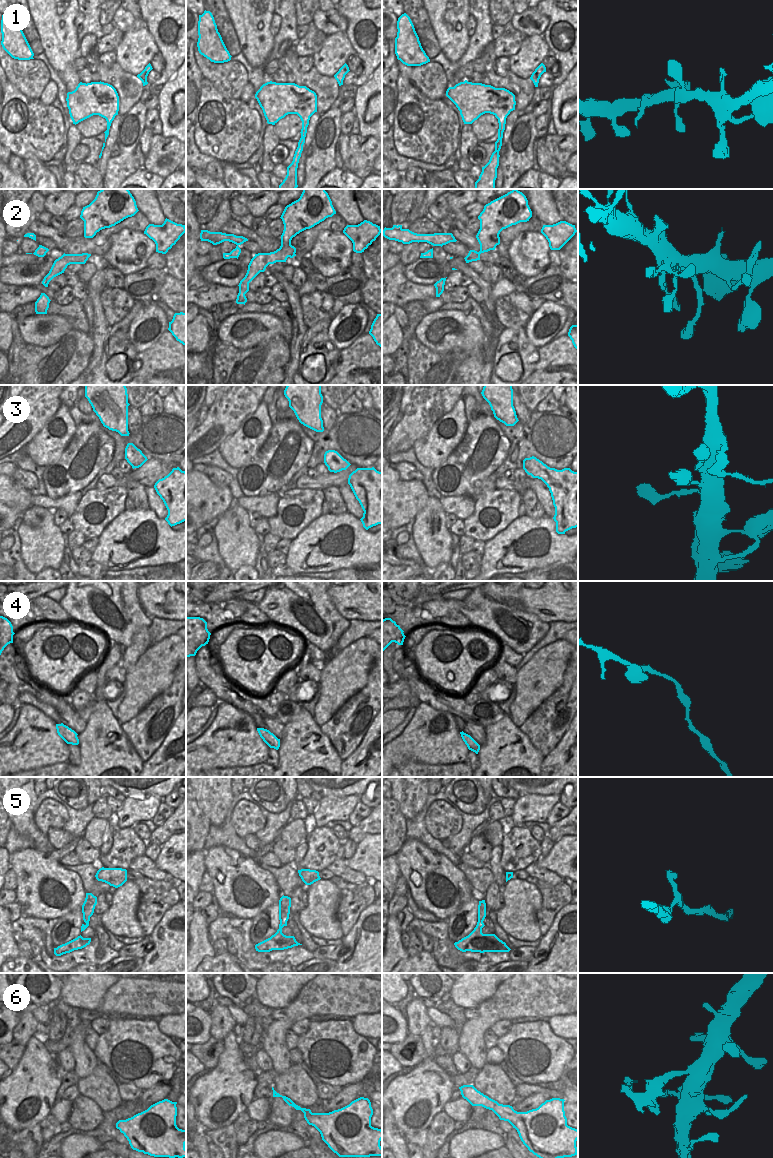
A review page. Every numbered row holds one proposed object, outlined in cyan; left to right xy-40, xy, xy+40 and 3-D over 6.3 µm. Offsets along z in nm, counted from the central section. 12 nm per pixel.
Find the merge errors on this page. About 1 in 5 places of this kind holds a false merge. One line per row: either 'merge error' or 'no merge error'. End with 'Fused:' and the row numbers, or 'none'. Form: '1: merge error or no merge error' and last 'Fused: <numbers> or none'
1: no merge error
2: no merge error
3: no merge error
4: no merge error
5: no merge error
6: merge error
Fused: 6

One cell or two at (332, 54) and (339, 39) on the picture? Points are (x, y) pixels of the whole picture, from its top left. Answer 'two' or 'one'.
one

